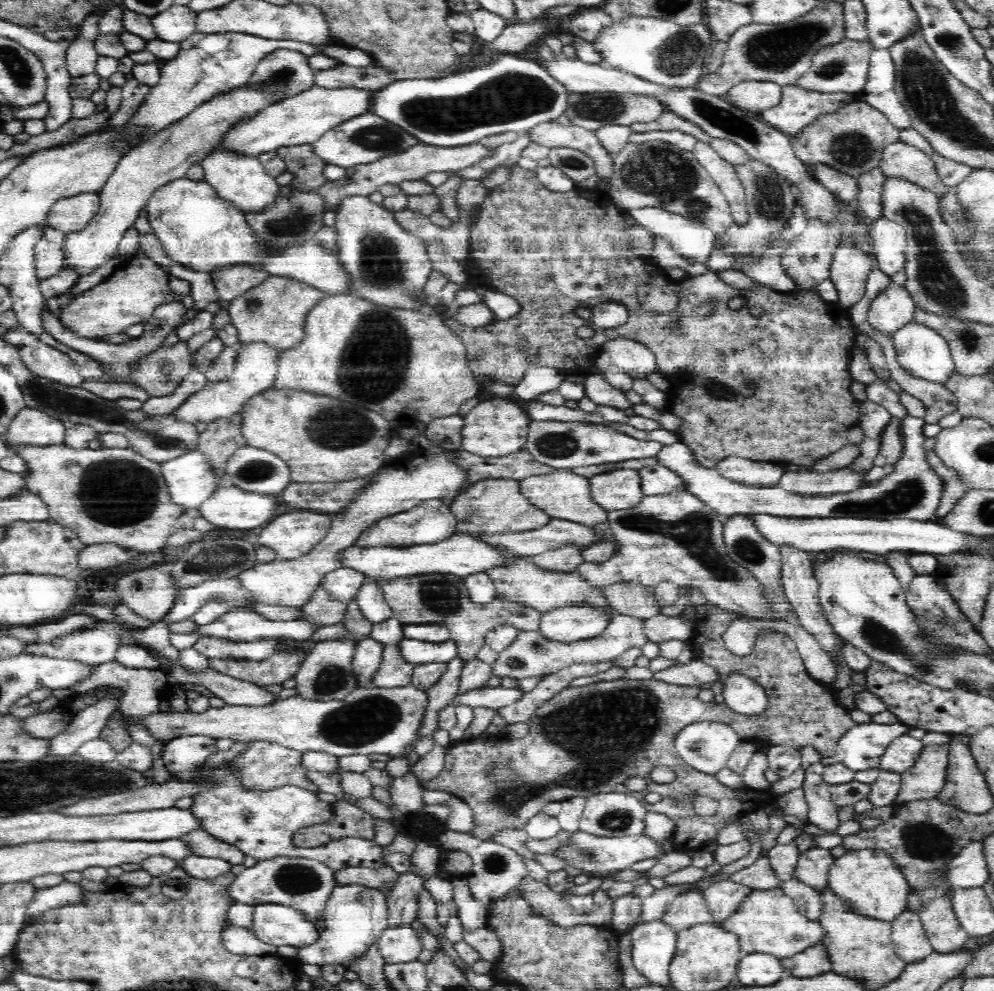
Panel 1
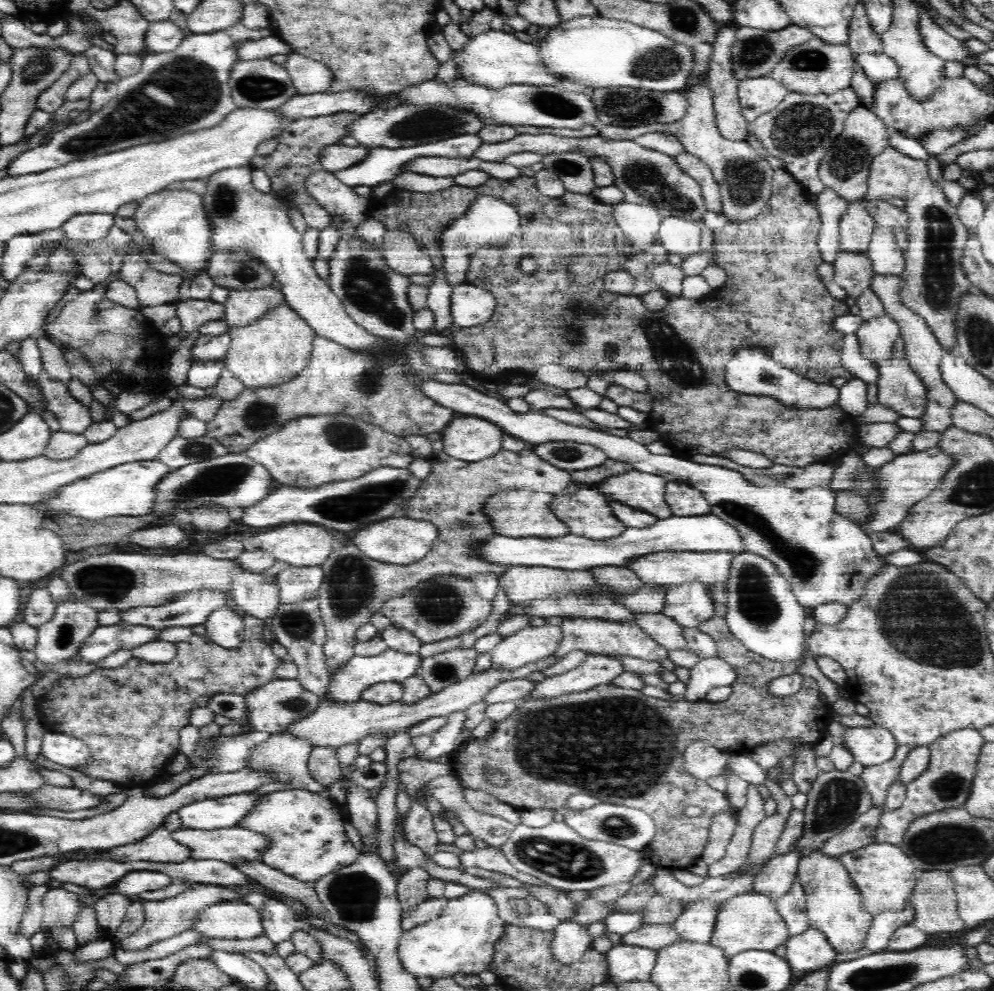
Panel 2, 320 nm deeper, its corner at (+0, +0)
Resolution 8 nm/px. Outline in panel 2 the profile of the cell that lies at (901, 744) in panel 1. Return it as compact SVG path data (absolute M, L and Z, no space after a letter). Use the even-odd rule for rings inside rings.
M878 725L868 728L848 727L841 738L845 742L843 745L853 754L853 759L865 766L874 767L888 762L899 746L890 730Z

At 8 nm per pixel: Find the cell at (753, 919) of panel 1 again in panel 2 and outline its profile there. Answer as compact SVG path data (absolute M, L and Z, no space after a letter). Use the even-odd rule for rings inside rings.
M756 892L738 894L720 905L716 928L714 928L710 944L723 948L730 959L736 953L744 951L773 951L786 944L790 939L787 922L780 917L775 901L768 895Z

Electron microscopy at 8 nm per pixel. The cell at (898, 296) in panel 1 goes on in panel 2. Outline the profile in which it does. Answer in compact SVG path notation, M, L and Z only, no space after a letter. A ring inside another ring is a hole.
M882 314L864 322L855 334L860 343L860 355L879 363L892 356L894 342L900 337L900 326L895 318Z

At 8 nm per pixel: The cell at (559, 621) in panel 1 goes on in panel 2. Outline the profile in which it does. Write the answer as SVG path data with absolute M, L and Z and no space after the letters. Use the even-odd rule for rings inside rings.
M521 625L518 632L503 638L491 650L491 668L494 670L514 670L530 662L538 662L549 657L558 649L563 639L563 629L559 625L545 627Z

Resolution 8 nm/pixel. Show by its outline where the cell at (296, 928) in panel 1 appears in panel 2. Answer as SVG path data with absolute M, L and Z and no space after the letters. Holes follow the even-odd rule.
M228 901L210 906L192 931L208 938L254 938L265 935L260 911L245 902Z

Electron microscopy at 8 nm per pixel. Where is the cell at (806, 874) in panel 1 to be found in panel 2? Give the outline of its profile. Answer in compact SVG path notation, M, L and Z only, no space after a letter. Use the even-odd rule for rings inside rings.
M871 807L865 814L857 816L840 834L830 838L819 852L828 857L839 858L842 854L873 843L880 816L885 810L885 807Z

